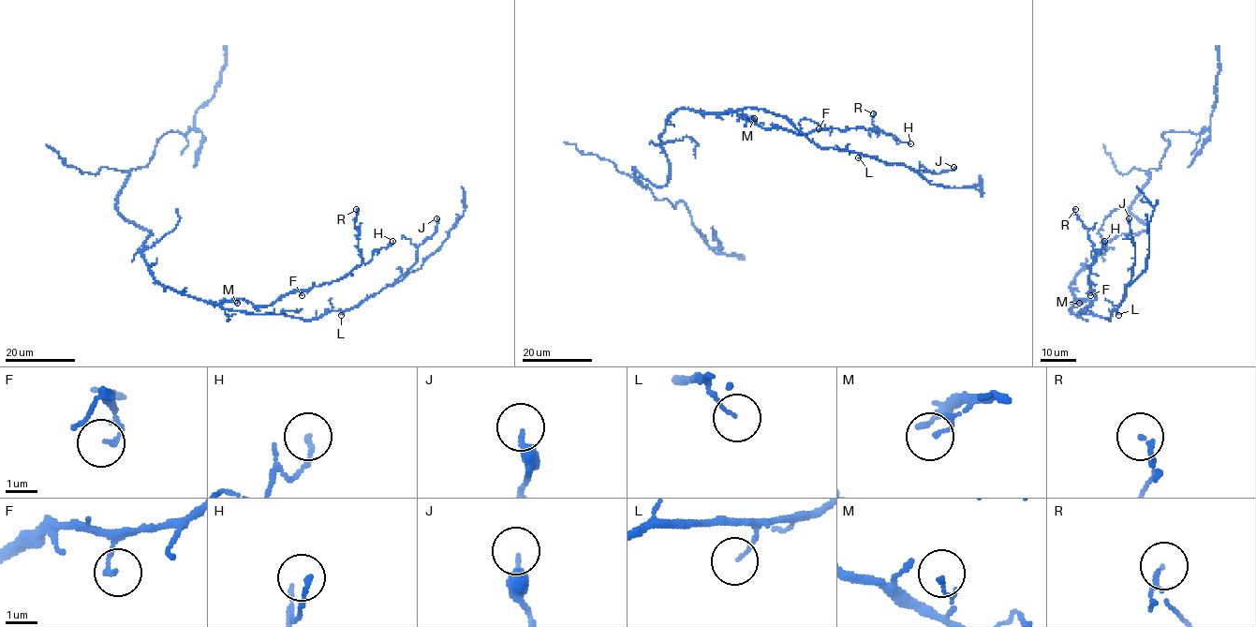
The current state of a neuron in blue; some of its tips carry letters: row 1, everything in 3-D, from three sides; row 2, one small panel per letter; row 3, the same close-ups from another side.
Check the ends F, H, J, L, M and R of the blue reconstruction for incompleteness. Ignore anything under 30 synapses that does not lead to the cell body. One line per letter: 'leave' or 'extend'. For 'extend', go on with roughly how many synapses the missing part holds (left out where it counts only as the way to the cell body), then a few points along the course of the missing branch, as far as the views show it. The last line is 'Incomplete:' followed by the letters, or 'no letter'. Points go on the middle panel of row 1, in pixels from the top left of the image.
F: leave
H: leave
J: leave
L: leave
M: leave
R: leave
Incomplete: no letter

